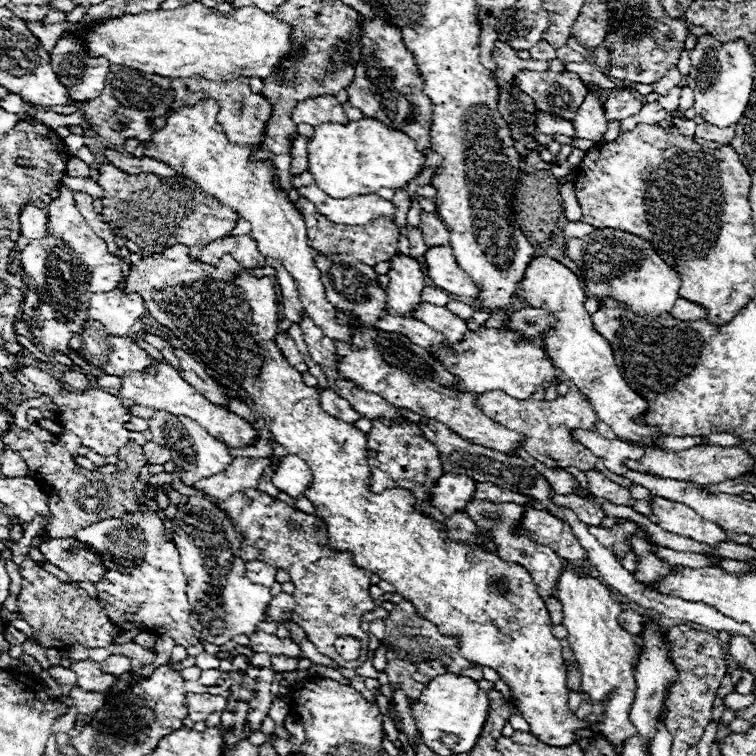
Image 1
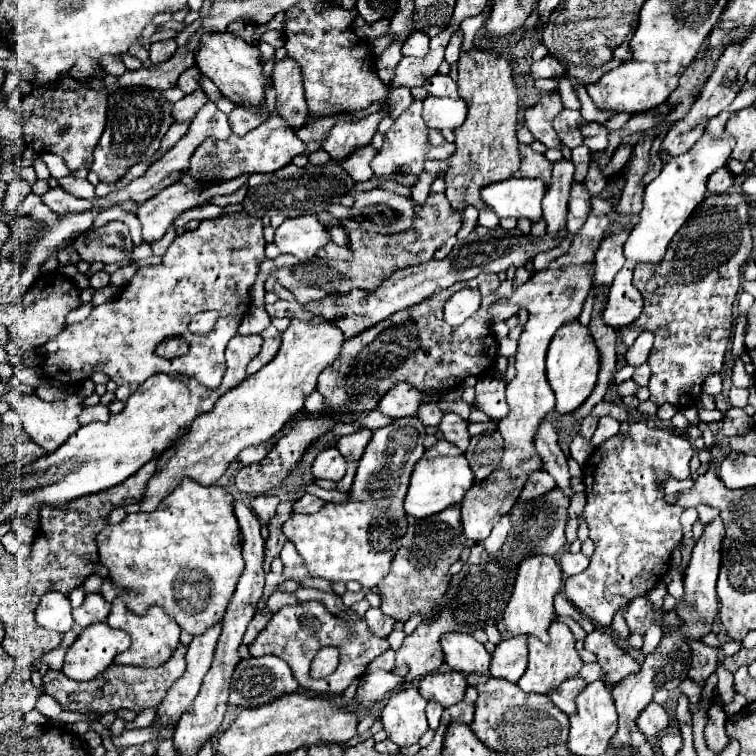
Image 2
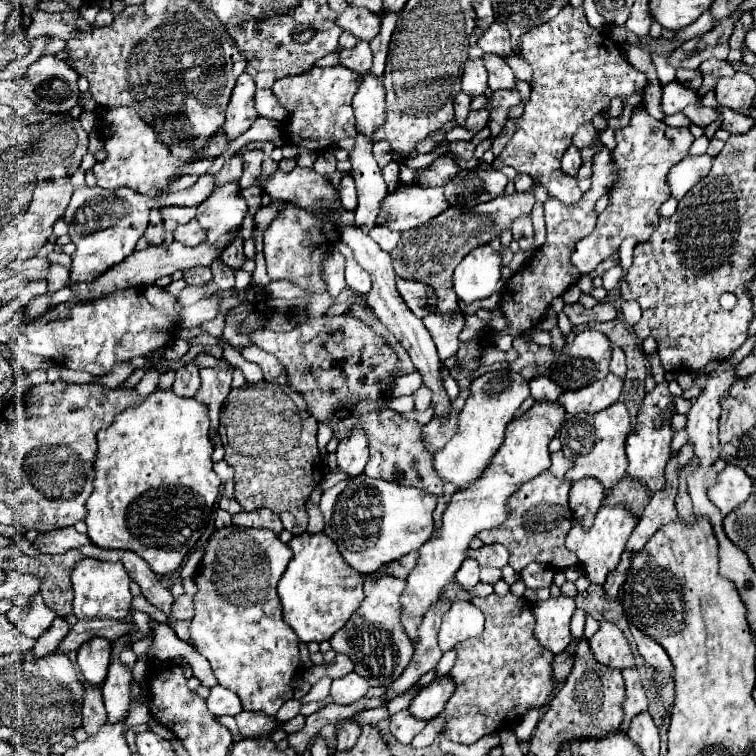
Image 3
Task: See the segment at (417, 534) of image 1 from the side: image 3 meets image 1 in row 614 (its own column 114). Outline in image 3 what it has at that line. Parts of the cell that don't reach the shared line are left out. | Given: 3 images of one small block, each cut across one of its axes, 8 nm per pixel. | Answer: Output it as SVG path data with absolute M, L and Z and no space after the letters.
M172 390L152 392L140 406L128 408L116 416L110 428L100 430L94 462L94 492L86 502L88 516L84 520L90 540L100 548L136 552L158 576L176 572L204 534L222 484L218 474L212 470L214 446L208 430L210 420L204 404L194 398L180 398Z

